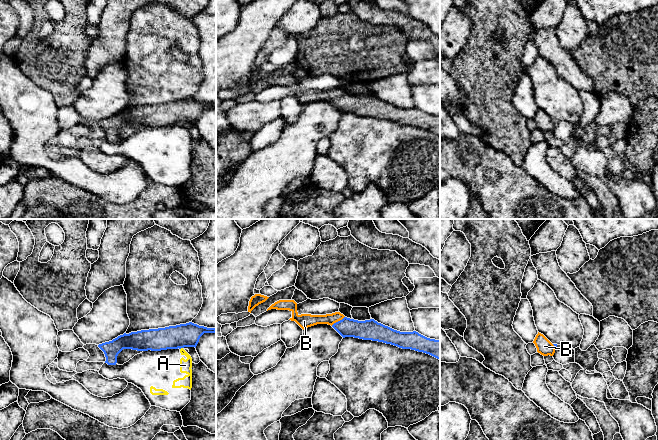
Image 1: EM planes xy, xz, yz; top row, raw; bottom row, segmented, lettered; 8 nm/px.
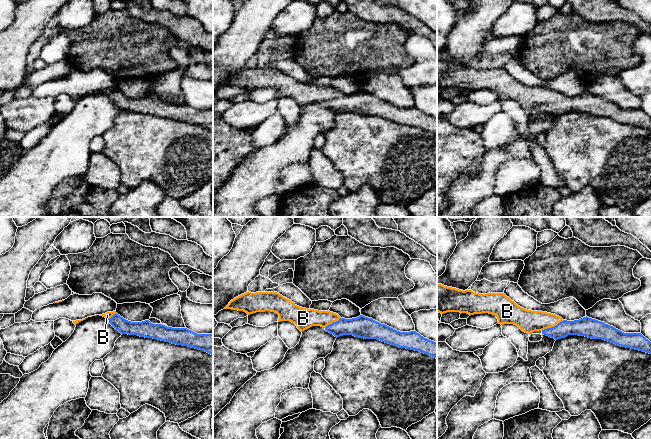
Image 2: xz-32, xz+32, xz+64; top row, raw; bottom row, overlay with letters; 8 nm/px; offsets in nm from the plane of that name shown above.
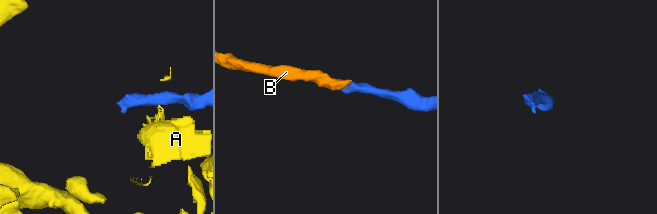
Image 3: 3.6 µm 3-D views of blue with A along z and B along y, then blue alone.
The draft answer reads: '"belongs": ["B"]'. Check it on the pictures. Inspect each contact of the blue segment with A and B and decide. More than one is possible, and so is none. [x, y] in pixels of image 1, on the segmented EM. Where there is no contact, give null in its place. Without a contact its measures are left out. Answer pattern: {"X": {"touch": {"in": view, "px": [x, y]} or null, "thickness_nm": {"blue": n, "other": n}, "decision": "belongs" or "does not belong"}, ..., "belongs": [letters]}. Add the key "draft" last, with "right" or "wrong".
{"A": {"touch": {"in": "xy", "px": [181, 347]}, "thickness_nm": {"blue": 190, "other": 100}, "decision": "does not belong"}, "B": {"touch": {"in": "xz", "px": [338, 321]}, "thickness_nm": {"blue": 160, "other": 110}, "decision": "belongs"}, "belongs": ["B"], "draft": "right"}

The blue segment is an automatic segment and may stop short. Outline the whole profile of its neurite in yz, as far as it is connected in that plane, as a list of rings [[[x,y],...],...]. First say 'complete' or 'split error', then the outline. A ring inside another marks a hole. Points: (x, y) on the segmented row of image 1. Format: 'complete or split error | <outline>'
split error | [[[539,333],[536,335],[533,343],[537,348],[537,352],[543,356],[553,356],[557,344],[552,344],[543,334]]]

